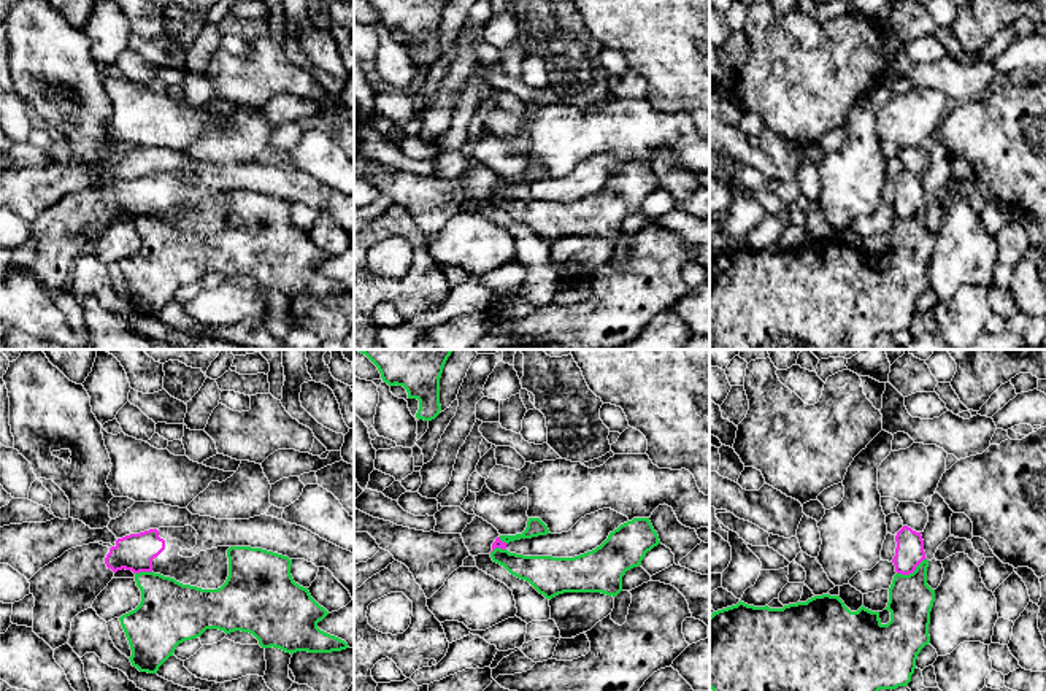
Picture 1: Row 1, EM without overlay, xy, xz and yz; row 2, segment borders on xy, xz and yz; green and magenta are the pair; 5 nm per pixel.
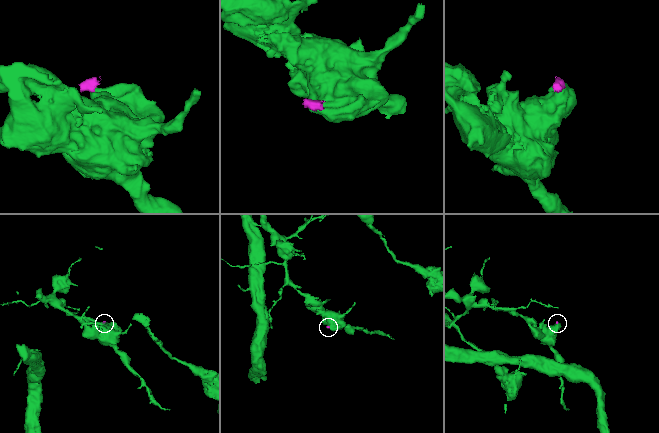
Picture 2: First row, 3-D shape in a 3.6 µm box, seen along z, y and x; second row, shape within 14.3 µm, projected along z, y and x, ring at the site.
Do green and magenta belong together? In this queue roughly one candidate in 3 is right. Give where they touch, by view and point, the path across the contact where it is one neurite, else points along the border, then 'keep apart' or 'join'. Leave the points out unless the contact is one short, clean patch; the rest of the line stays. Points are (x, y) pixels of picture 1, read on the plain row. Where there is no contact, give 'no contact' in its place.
contact yz (913, 216); border yz (926, 202), (911, 216), (897, 218); keep apart

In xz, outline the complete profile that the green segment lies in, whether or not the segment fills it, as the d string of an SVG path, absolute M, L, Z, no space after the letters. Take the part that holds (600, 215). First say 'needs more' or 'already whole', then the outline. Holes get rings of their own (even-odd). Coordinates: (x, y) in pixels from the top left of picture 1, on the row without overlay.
already whole; M633 162L610 176L600 191L575 202L524 200L502 192L495 192L490 202L549 245L563 237L616 241L625 216L641 210L646 197L659 187L649 162Z

